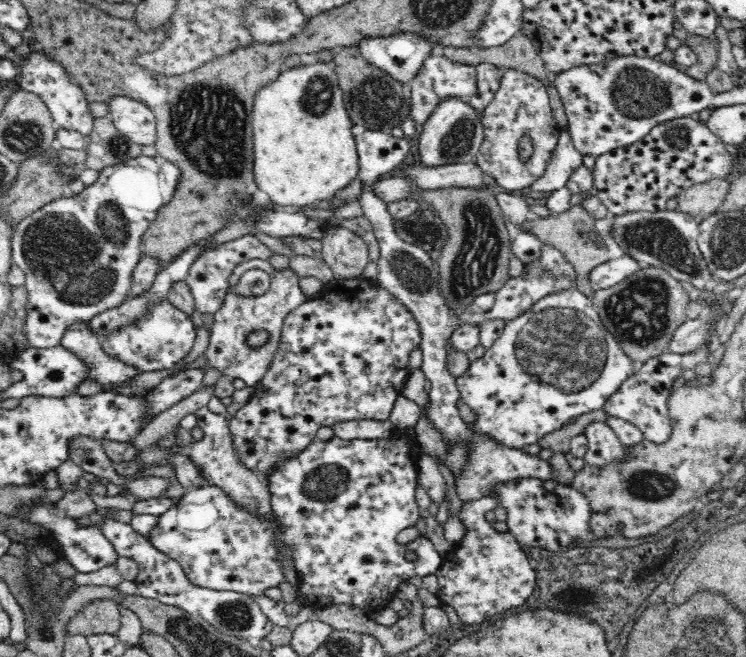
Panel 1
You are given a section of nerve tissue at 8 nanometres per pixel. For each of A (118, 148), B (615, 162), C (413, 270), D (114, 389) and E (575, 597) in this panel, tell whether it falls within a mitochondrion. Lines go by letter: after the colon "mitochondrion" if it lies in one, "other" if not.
A: mitochondrion
B: other
C: mitochondrion
D: other
E: other

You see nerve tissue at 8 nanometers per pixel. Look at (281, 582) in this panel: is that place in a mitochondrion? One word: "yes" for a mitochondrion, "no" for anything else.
no

